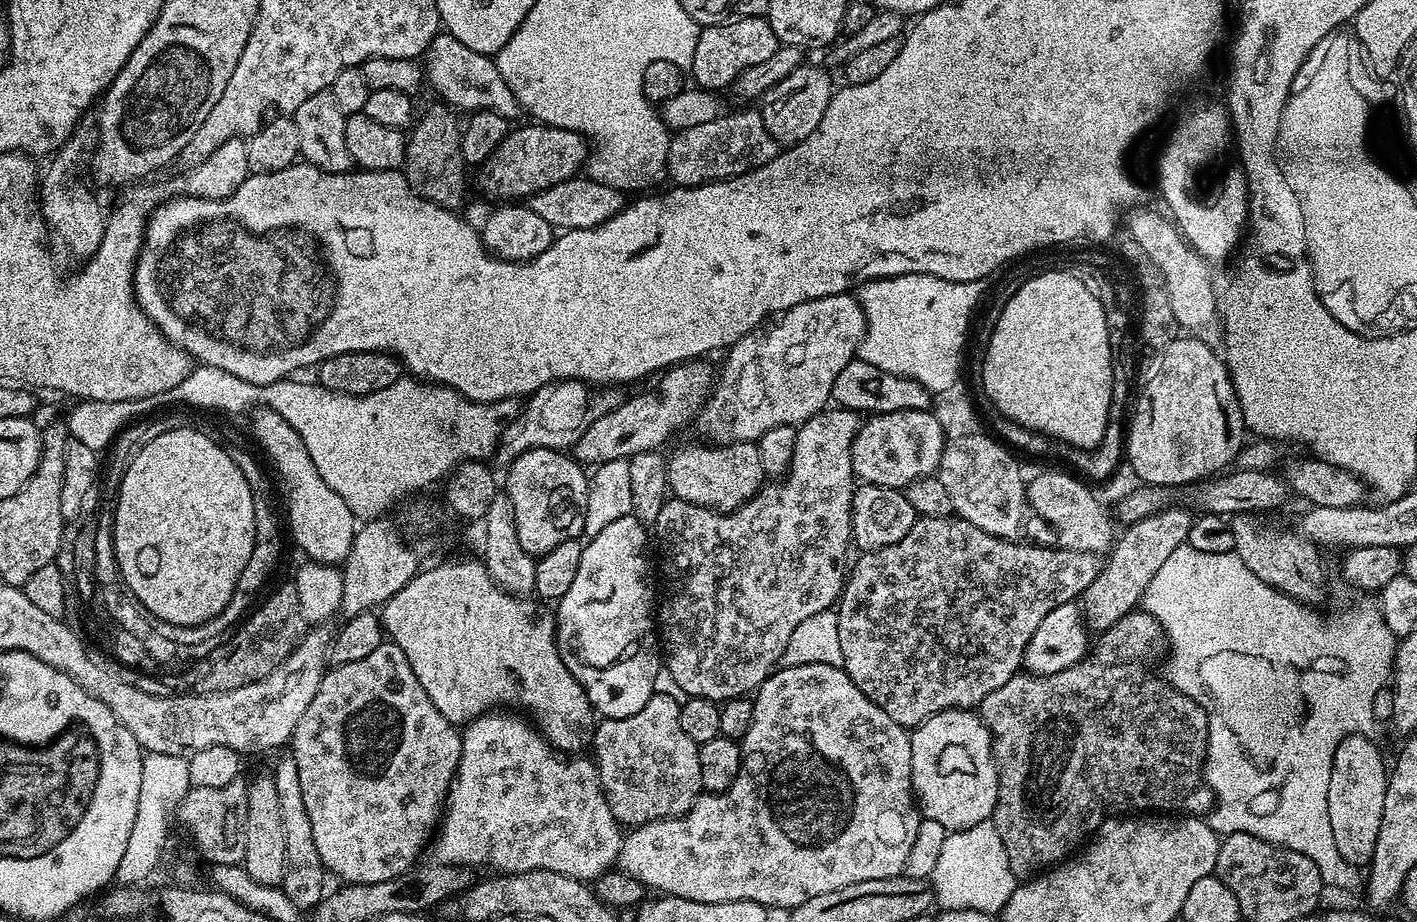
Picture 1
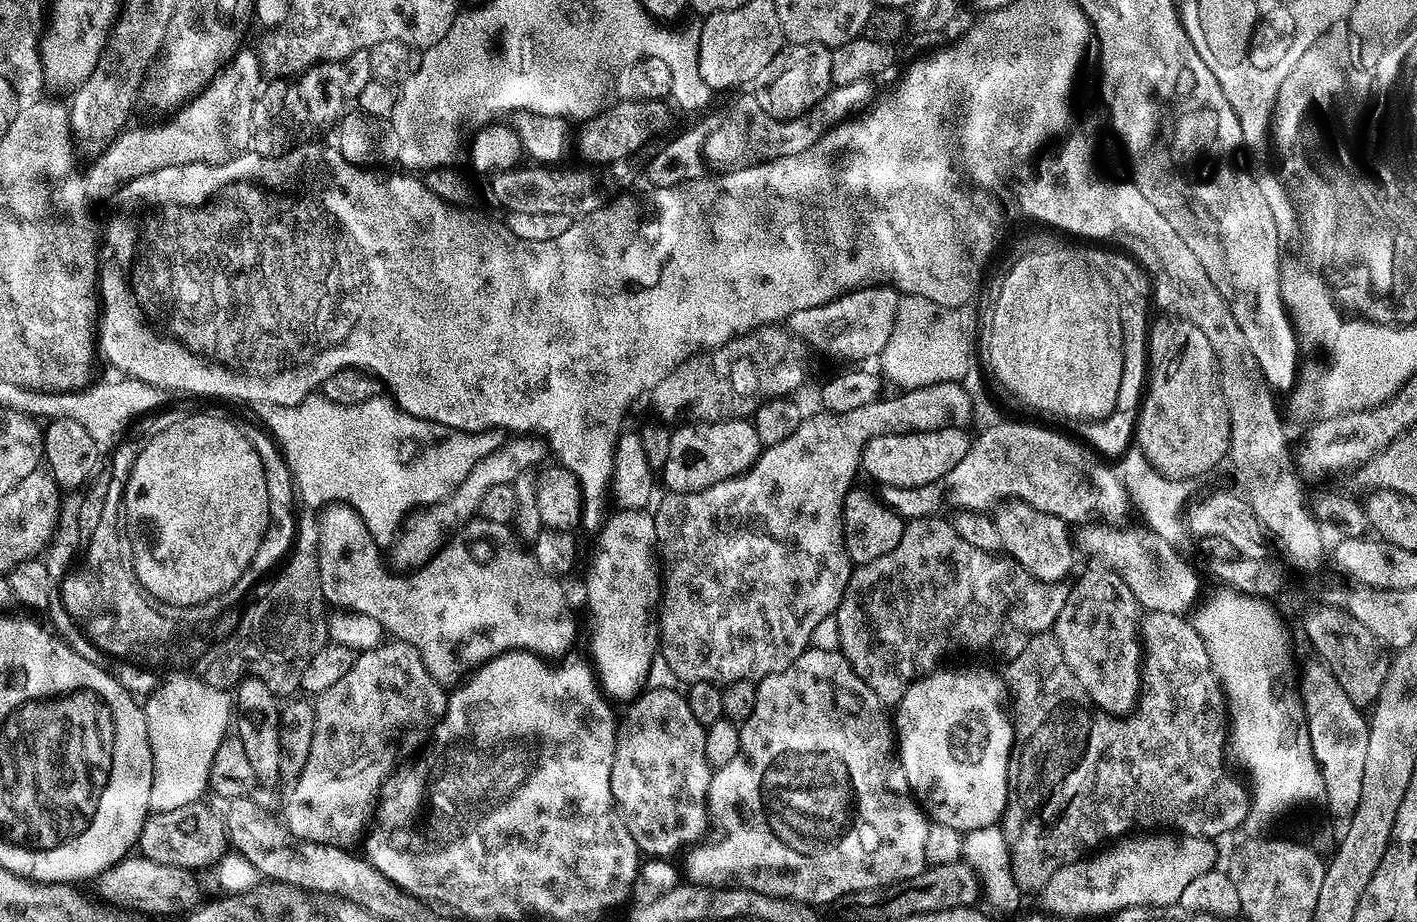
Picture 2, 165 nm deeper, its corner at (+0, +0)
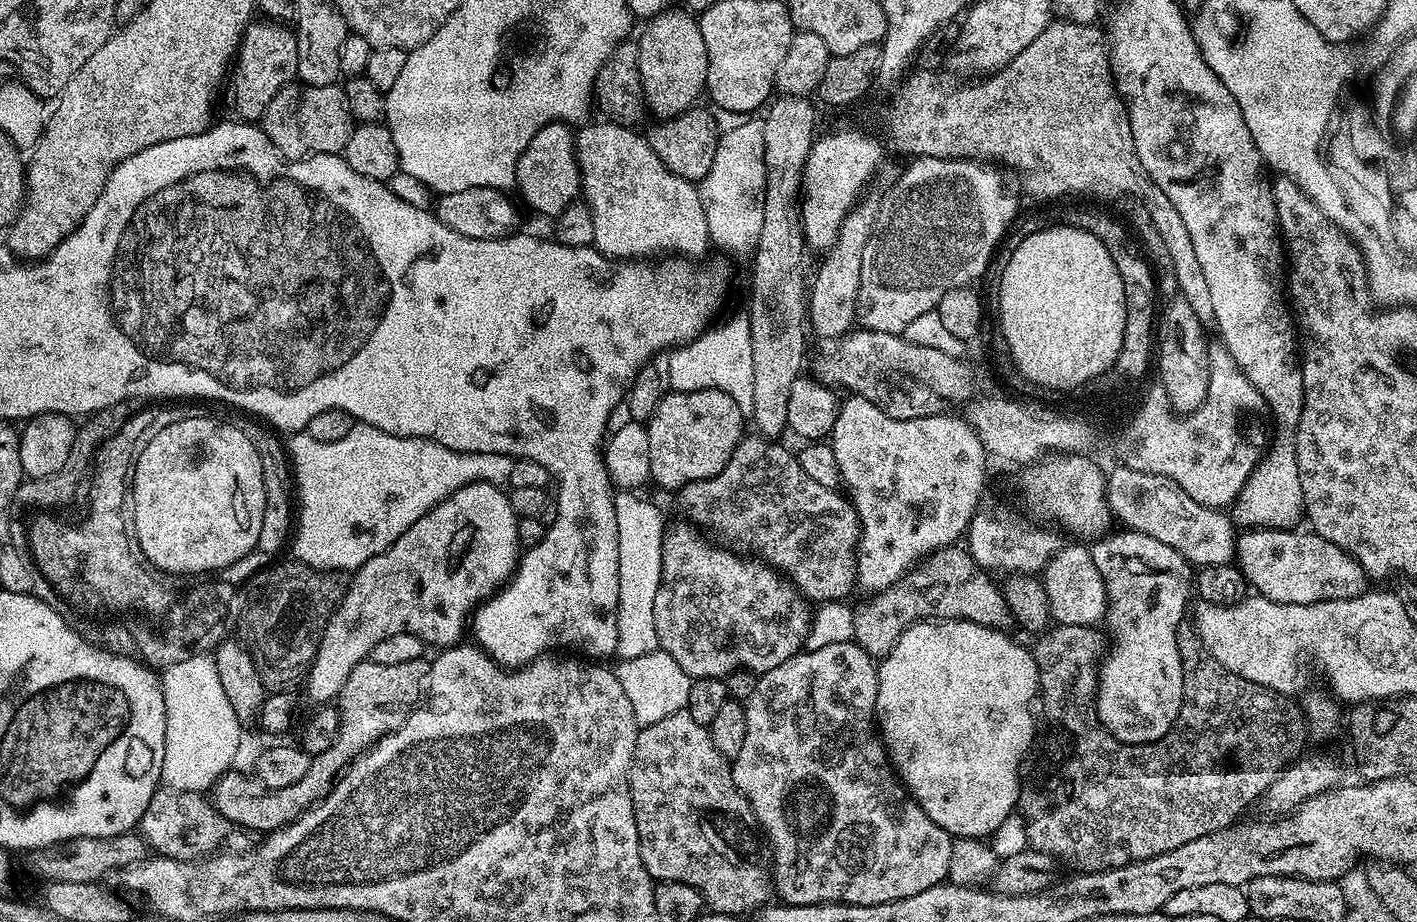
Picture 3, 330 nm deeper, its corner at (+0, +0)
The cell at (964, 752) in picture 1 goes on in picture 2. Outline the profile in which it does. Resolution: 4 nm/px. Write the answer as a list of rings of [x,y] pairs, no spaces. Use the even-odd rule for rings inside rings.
[[[952,668],[949,672],[933,670],[919,678],[905,688],[900,703],[894,708],[894,735],[898,745],[898,759],[902,770],[906,774],[906,782],[910,786],[912,795],[916,797],[917,804],[924,810],[924,815],[933,824],[953,827],[954,830],[966,833],[982,830],[986,826],[996,824],[1003,817],[1004,807],[1008,801],[1008,756],[1012,753],[1012,726],[1013,717],[1006,707],[1006,685],[999,675],[987,672],[984,668]]]

